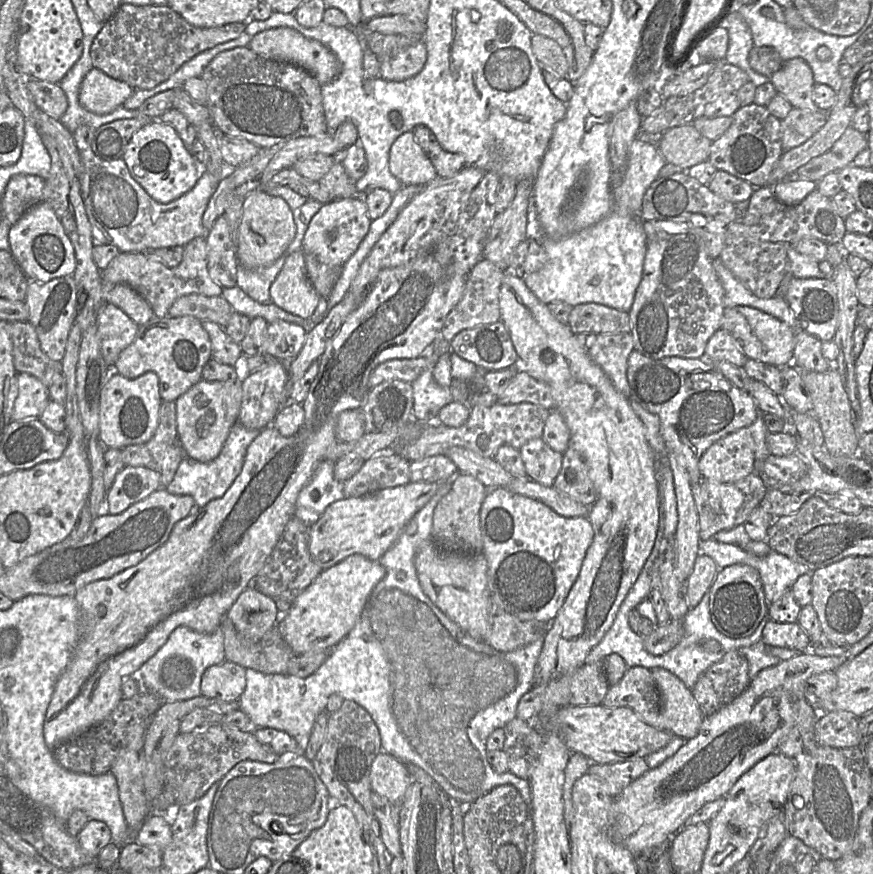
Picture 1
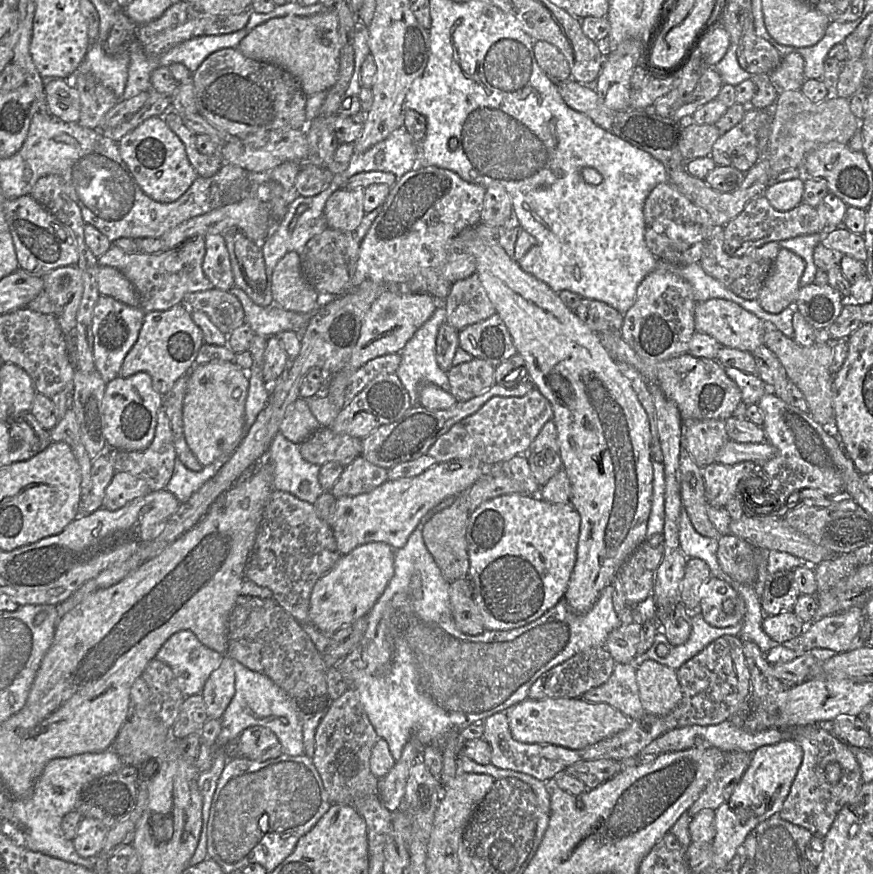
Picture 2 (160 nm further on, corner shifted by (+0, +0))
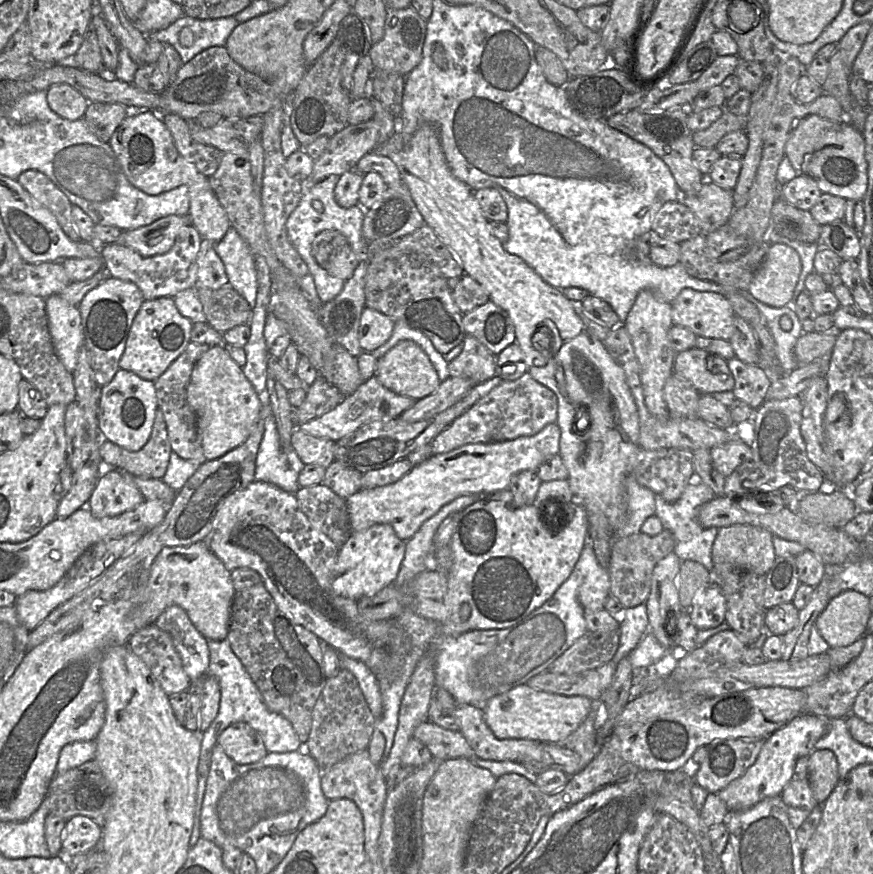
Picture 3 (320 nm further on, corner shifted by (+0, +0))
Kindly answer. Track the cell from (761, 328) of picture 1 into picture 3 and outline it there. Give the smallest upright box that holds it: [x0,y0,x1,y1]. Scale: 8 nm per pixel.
[670,288,736,338]

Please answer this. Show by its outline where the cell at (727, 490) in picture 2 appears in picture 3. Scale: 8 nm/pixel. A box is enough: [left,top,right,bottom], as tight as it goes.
[710,439,752,477]

